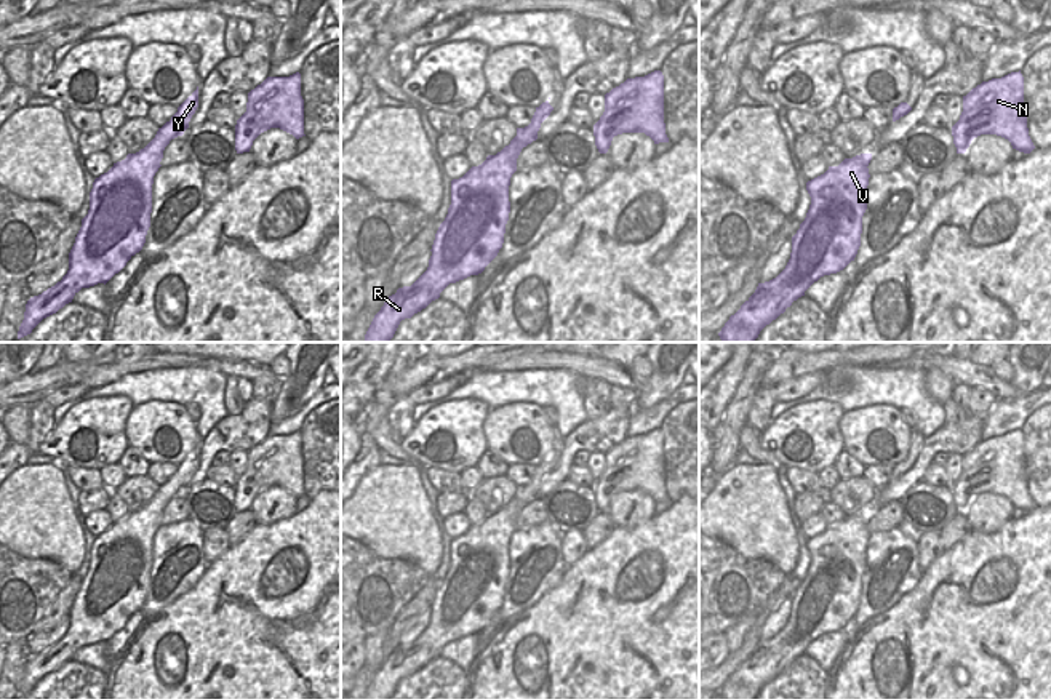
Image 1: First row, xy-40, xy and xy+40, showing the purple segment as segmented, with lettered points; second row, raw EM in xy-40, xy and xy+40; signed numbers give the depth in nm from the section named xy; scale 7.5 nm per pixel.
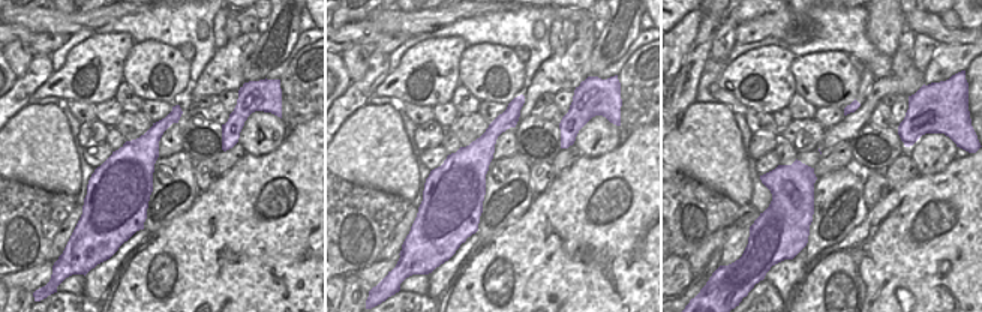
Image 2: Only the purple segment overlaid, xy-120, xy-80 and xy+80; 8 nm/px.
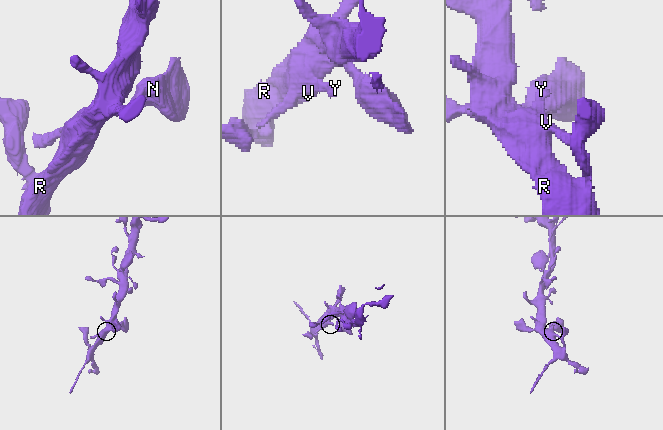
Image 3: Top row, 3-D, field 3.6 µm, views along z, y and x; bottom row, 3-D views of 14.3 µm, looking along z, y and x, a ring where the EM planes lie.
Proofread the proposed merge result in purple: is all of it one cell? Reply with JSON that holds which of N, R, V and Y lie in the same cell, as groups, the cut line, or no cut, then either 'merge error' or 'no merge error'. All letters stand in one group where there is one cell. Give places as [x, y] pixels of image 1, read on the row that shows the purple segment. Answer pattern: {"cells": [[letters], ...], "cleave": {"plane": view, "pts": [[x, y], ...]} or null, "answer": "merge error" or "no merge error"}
{"cells": [["N", "R", "V", "Y"]], "cleave": null, "answer": "no merge error"}

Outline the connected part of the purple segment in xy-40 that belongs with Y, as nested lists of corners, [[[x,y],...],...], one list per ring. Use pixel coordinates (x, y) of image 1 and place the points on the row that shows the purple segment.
[[[198,86],[144,149],[128,154],[94,179],[88,214],[69,253],[69,270],[54,286],[27,301],[18,339],[72,302],[82,288],[106,285],[142,250],[150,227],[154,176],[162,166],[163,150],[184,134],[197,107]]]

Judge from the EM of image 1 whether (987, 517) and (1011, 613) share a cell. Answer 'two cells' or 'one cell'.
two cells

